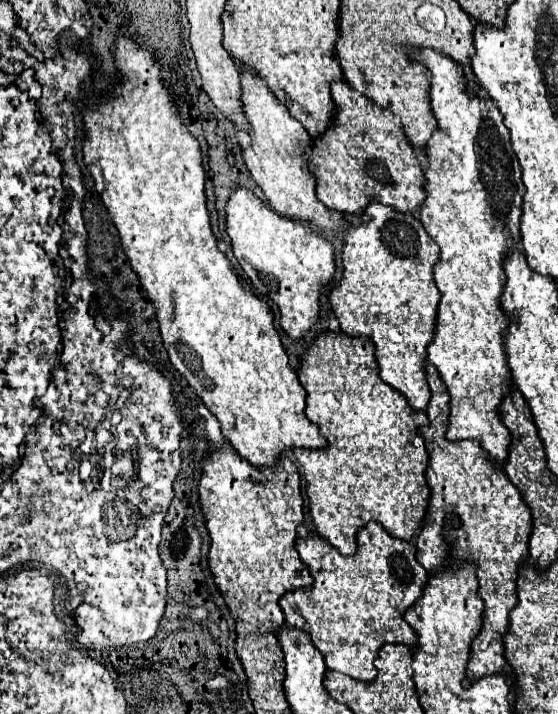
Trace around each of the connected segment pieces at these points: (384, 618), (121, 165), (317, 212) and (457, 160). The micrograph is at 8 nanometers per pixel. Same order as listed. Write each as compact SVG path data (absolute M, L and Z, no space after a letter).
M372 521L358 531L358 551L352 557L340 555L316 533L298 539L296 549L308 565L314 583L308 589L286 593L280 607L286 625L310 633L328 669L370 683L376 677L374 659L384 643L402 643L416 649L418 637L404 621L404 613L422 597L428 571L418 563L414 543L390 537L384 527Z
M130 35L116 37L114 57L122 83L110 97L96 101L84 115L84 127L88 131L84 163L96 179L96 191L100 191L102 203L120 233L122 247L130 255L130 265L156 307L156 319L170 363L220 421L226 441L250 465L272 467L284 451L294 447L324 449L326 441L318 433L318 425L304 415L306 389L288 363L268 303L254 295L252 287L234 273L232 263L218 249L206 209L206 173L200 145L178 117L170 91L160 83L160 65Z
M238 67L240 81L242 81L242 101L244 101L244 113L250 121L250 147L242 149L242 157L254 177L254 181L264 191L268 203L272 209L288 219L294 221L306 221L318 229L332 229L338 227L338 231L348 229L348 221L342 217L340 221L332 219L332 211L316 197L316 177L308 169L308 149L312 147L312 137L306 133L306 129L290 117L288 109L276 101L276 97L270 93L270 89L264 85L262 79L258 79L250 69Z
M420 49L414 53L414 59L420 61L422 65L426 65L432 73L432 111L438 119L438 131L432 135L432 139L428 141L426 145L426 157L428 157L428 169L424 171L428 183L426 183L426 191L428 191L428 199L424 201L422 209L420 209L420 221L426 229L426 233L438 243L440 247L440 261L438 265L434 267L434 281L442 293L442 299L440 299L440 305L438 305L438 319L436 319L436 335L434 335L434 341L428 345L428 361L438 369L440 373L440 379L444 381L446 389L448 389L448 395L450 395L450 425L448 425L448 431L446 431L446 437L448 441L460 441L460 439L476 439L482 447L482 451L488 453L488 459L494 461L498 467L504 467L506 461L508 461L508 453L510 453L510 433L508 429L502 425L500 421L500 409L498 405L504 401L504 397L508 395L508 391L512 391L512 371L508 367L508 357L506 357L506 349L504 349L504 333L508 331L508 325L510 325L510 319L508 315L504 313L502 305L500 305L500 295L502 295L502 289L506 285L506 273L504 273L504 259L508 255L508 249L510 247L520 247L520 217L522 217L522 199L524 199L524 183L522 183L522 171L520 171L520 165L516 161L516 155L512 153L512 145L510 145L510 133L508 133L508 127L504 125L502 117L500 117L500 111L498 107L494 105L494 101L486 95L486 93L480 93L478 97L470 97L466 91L464 91L464 77L462 77L462 71L456 67L456 63L442 55L442 53L436 53L432 49Z

